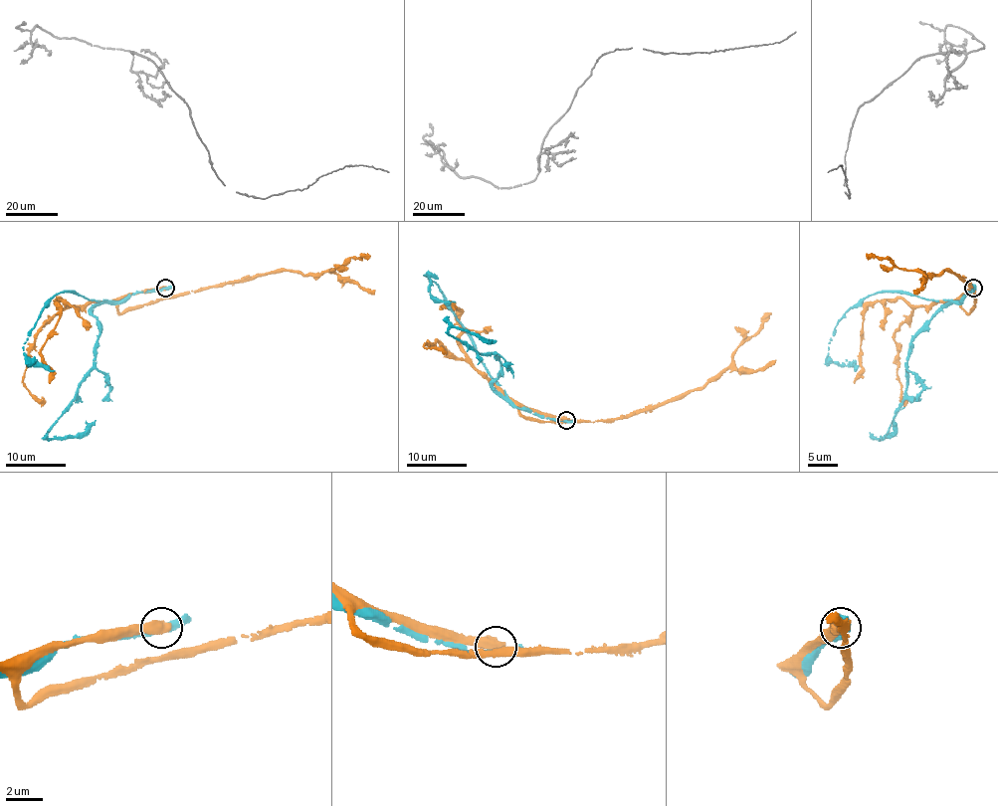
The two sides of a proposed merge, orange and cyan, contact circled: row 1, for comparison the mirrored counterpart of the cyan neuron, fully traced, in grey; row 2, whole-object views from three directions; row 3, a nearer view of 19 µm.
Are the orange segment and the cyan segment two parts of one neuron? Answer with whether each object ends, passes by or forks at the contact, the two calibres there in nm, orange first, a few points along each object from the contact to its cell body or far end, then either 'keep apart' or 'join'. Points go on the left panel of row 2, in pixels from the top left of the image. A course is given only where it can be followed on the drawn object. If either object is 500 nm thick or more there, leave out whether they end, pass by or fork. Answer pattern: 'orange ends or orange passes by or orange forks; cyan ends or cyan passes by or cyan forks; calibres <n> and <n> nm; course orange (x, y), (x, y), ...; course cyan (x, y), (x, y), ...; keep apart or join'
orange passes by; cyan passes by; calibres 440 and 340 nm; course orange (165, 288), (125, 297), (117, 310), (120, 313), (268, 273), (321, 274), (340, 268), (351, 258), (369, 255); course cyan (165, 288), (101, 302), (93, 310), (99, 337), (94, 368), (47, 436), (76, 438), (96, 420); keep apart

